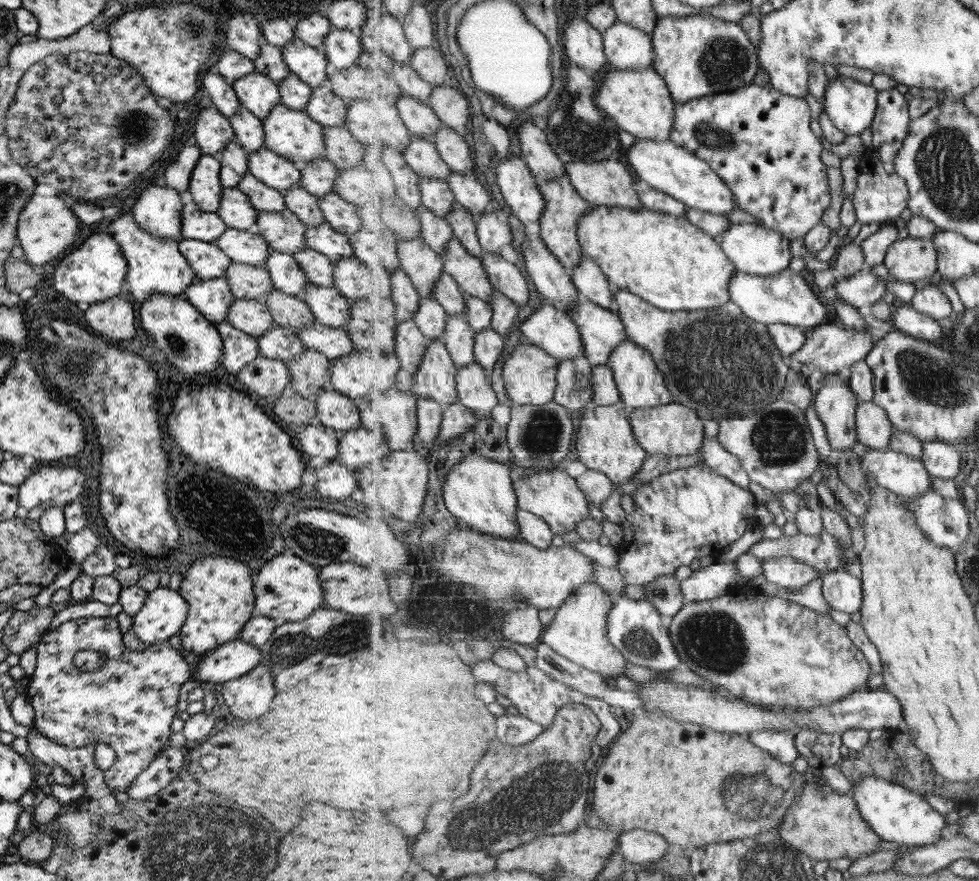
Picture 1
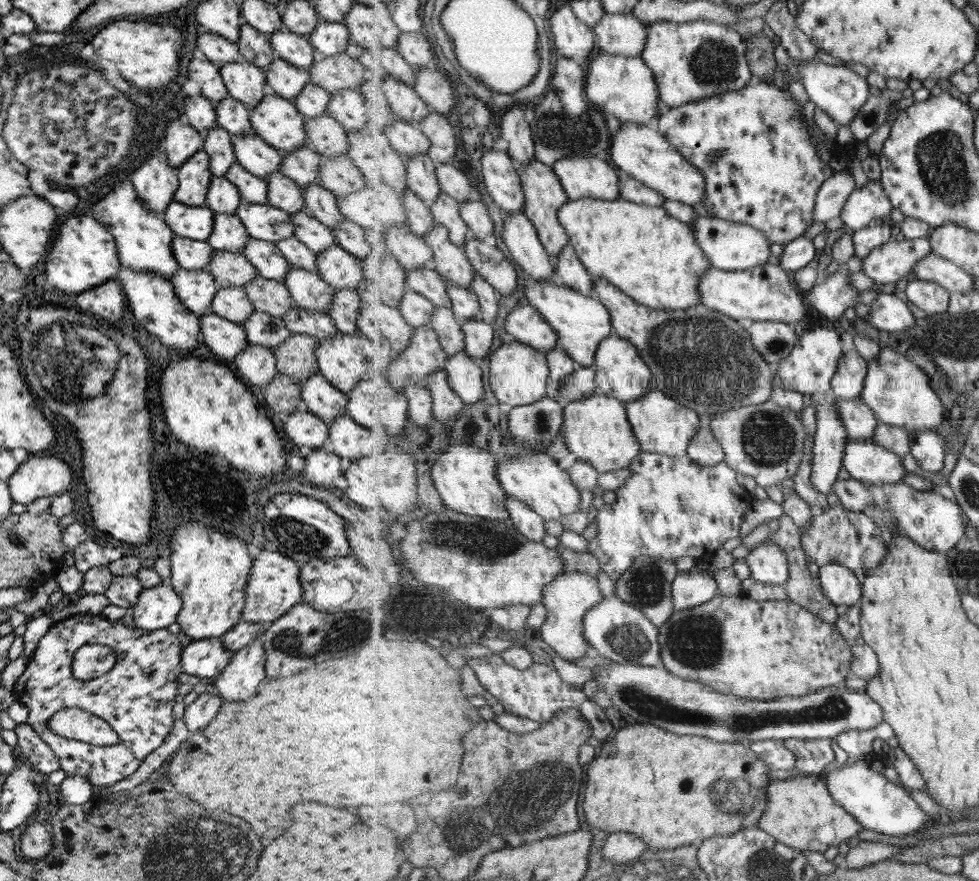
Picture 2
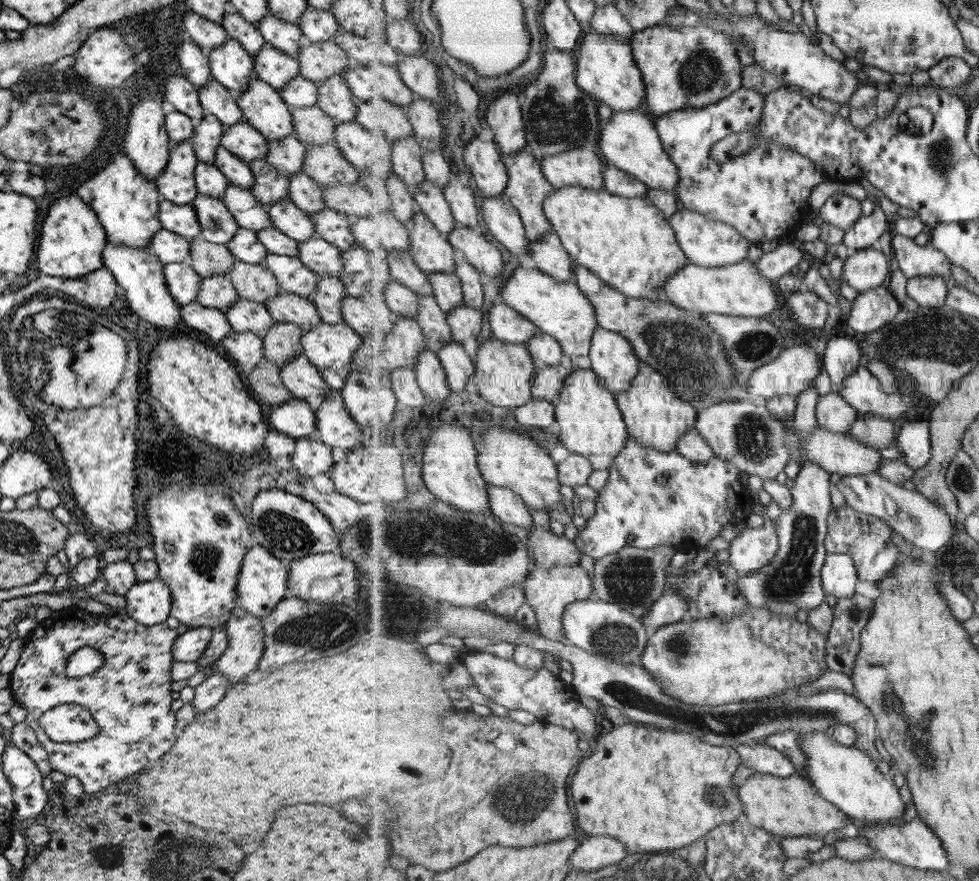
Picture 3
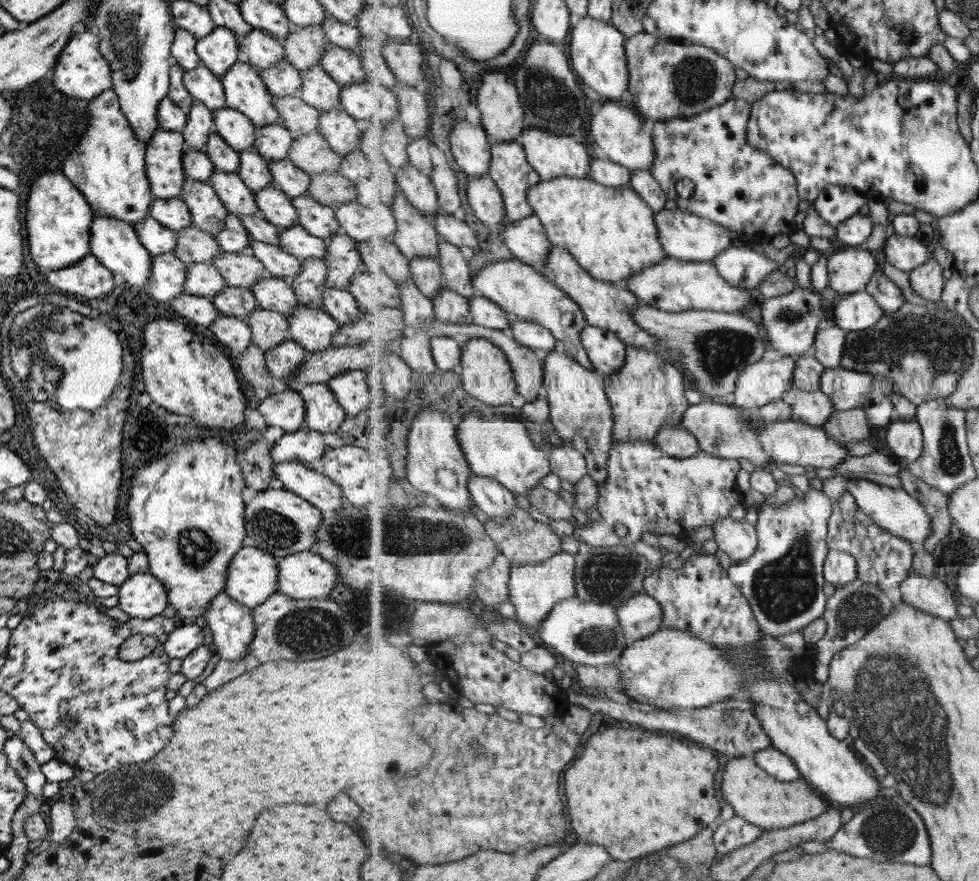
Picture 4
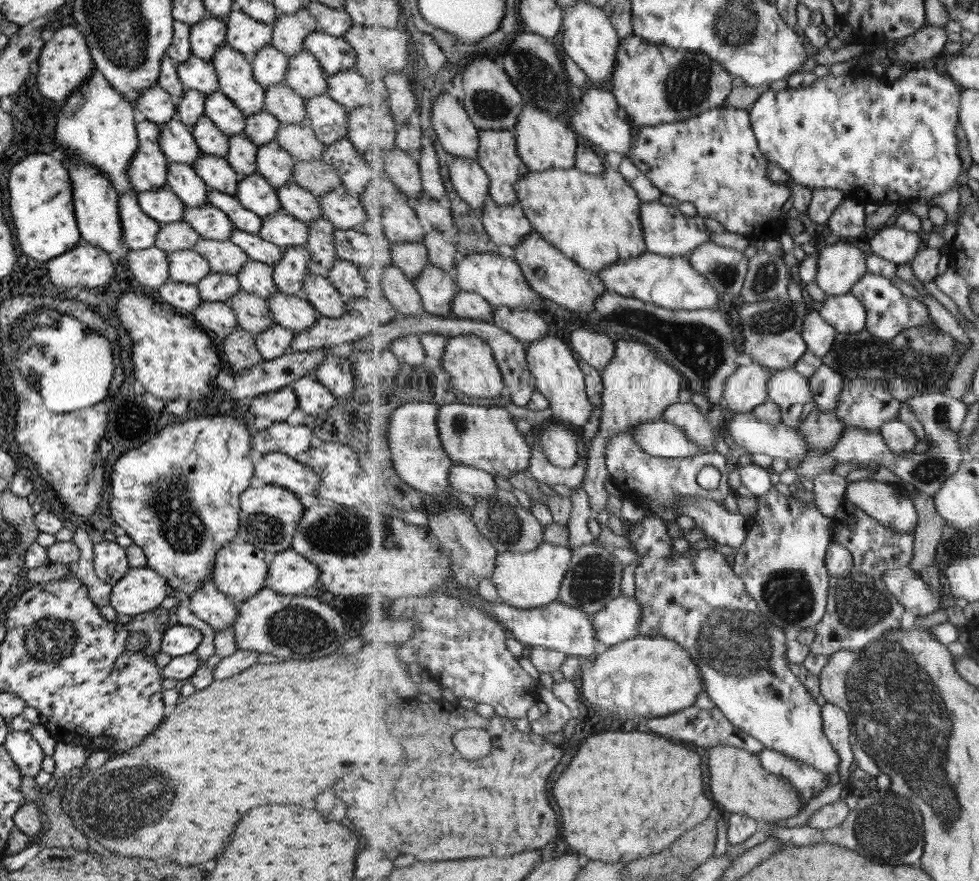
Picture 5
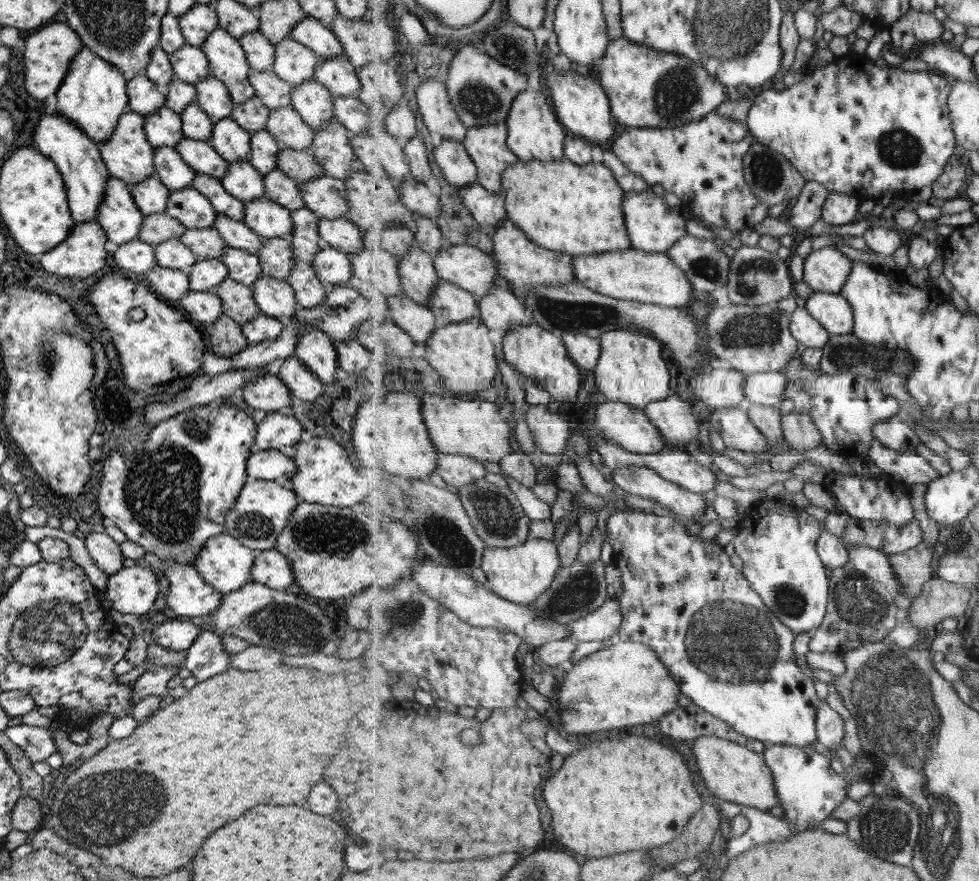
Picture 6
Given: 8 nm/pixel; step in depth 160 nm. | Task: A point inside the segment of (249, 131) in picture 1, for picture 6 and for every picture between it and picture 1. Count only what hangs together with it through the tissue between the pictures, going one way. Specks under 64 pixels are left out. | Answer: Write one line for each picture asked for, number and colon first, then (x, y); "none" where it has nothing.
2: (231, 115)
3: (214, 99)
4: (204, 87)
5: (194, 73)
6: (188, 63)

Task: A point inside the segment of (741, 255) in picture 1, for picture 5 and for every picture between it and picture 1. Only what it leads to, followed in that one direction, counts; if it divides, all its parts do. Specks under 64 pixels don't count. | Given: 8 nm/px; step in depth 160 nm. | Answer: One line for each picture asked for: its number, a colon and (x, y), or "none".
2: (731, 246)
3: (707, 242)
4: (686, 236)
5: (667, 231)

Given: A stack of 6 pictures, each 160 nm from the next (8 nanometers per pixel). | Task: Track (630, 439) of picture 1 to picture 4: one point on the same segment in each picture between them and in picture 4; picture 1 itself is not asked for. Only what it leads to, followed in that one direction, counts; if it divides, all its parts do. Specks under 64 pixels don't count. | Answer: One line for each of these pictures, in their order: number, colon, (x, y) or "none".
2: (597, 430)
3: (591, 424)
4: (581, 413)

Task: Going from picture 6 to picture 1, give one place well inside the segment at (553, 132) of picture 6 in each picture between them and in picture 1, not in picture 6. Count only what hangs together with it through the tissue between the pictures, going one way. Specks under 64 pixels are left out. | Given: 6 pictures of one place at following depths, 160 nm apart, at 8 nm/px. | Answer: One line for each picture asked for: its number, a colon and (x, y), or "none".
1: (609, 182)
2: (582, 177)
3: (578, 167)
4: (553, 156)
5: (544, 142)

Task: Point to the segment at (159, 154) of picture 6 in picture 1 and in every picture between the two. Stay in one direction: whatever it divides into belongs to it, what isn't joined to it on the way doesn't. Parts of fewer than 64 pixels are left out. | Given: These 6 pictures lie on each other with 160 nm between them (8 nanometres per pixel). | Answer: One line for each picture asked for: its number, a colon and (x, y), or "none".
1: (246, 247)
2: (228, 234)
3: (217, 226)
4: (206, 211)
5: (181, 179)

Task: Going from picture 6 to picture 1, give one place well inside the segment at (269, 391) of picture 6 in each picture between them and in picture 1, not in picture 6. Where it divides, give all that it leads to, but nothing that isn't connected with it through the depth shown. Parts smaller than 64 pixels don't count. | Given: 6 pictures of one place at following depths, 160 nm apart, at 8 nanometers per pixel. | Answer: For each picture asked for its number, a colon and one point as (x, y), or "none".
1: (313, 440)
2: (303, 429)
3: (293, 417)
4: (284, 410)
5: (276, 405)

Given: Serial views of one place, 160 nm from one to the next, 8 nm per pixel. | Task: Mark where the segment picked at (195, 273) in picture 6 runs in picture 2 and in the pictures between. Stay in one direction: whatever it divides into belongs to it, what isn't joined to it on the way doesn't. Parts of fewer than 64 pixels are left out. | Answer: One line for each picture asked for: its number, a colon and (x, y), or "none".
2: (260, 329)
3: (246, 316)
4: (234, 302)
5: (215, 287)

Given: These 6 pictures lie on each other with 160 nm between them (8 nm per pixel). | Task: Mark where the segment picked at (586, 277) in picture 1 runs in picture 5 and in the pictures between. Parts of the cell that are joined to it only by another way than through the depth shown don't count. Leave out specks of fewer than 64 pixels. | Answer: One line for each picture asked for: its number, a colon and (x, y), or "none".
2: (571, 272)
3: (550, 256)
4: (527, 239)
5: (508, 224)

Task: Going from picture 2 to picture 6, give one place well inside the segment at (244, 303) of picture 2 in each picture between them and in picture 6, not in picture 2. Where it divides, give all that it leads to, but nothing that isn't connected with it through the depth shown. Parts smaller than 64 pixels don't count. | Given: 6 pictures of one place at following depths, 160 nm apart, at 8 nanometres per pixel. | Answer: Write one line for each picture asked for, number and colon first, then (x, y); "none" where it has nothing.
3: (216, 292)
4: (202, 279)
5: (186, 266)
6: (172, 254)

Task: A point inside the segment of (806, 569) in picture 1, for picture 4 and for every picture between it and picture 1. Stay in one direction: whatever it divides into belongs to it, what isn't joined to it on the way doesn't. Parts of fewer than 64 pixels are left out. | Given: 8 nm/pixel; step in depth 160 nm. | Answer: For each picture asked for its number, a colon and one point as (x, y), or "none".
2: (768, 563)
3: (754, 548)
4: (738, 539)

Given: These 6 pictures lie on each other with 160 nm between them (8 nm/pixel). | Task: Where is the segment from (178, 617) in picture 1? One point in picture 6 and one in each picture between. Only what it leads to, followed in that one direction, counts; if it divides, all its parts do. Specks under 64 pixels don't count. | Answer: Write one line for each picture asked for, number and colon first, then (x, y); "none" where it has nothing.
2: (156, 607)
3: (149, 602)
4: (141, 596)
5: (139, 590)
6: (132, 590)

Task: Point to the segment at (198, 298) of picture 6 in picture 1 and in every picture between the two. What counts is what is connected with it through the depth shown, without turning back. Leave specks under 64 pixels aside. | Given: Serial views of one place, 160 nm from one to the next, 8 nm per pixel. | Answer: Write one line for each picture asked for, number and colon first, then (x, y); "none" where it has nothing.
1: (266, 379)
2: (255, 364)
3: (245, 348)
4: (233, 333)
5: (217, 317)

